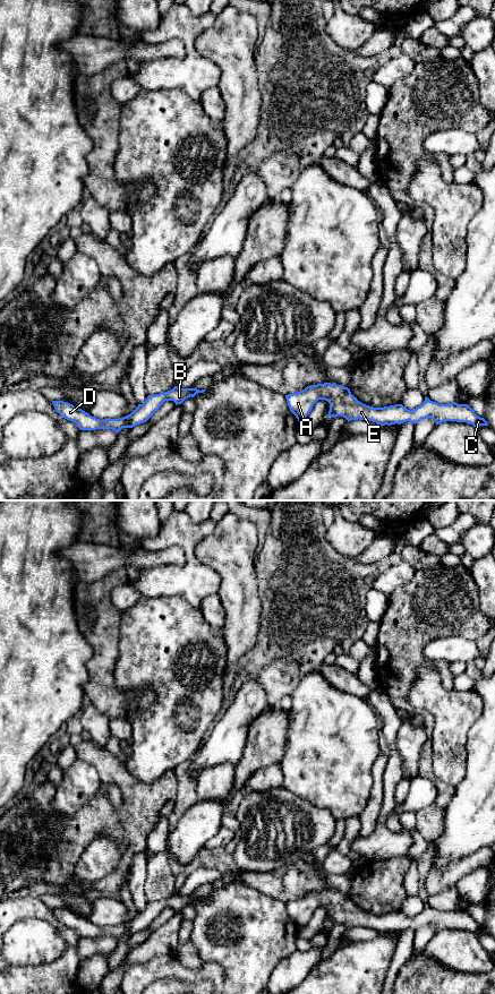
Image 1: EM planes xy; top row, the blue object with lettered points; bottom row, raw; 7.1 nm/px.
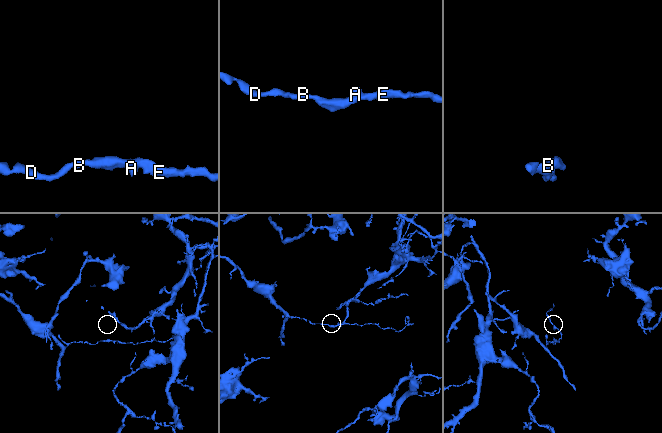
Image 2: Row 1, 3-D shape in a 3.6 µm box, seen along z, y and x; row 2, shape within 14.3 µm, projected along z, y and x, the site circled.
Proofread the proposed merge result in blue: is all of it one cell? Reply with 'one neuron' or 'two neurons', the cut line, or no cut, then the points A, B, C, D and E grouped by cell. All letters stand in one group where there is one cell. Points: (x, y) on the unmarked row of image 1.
one neuron; no cut; A B C D E

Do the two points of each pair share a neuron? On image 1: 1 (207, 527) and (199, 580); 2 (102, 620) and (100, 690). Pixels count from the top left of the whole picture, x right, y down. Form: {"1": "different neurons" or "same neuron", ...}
{"1": "same neuron", "2": "same neuron"}

